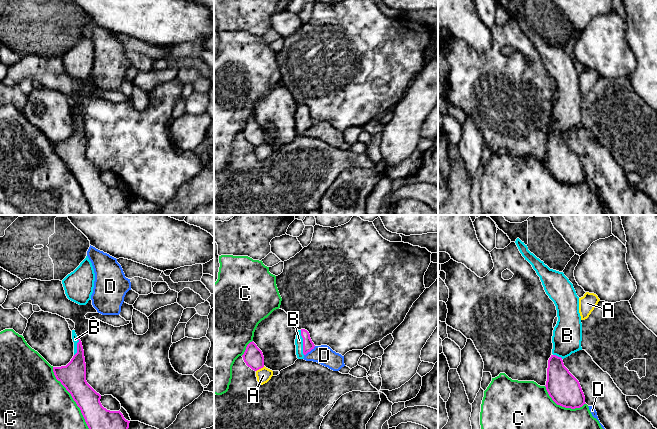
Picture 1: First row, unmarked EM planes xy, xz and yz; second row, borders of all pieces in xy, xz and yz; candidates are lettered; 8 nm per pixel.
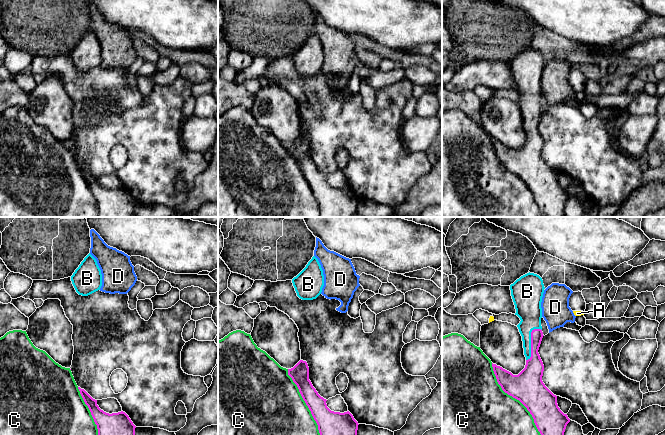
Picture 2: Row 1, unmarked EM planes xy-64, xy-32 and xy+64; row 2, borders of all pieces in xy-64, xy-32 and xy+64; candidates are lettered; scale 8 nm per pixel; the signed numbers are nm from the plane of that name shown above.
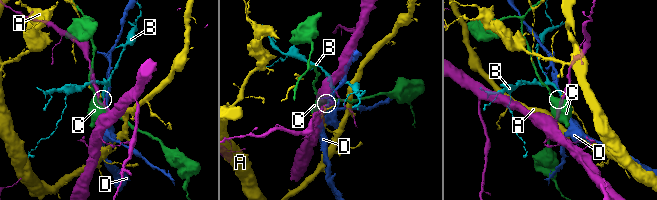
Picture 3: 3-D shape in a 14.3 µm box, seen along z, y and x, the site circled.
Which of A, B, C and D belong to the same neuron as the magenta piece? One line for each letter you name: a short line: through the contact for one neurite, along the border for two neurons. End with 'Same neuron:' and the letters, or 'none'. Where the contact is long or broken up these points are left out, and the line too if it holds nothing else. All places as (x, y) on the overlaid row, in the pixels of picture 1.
B: xz (308, 345), (303, 342), (299, 340)
Same neuron: B

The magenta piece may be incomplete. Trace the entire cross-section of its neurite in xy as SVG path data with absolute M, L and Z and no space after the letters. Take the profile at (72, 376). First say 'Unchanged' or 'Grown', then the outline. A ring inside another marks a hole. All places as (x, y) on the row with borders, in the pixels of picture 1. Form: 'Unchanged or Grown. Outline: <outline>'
Grown. Outline: M72 330L74 356L66 366L53 367L58 381L71 394L89 429L128 429L130 421L119 411L110 411L100 402L101 395L86 381L86 363L80 338Z

